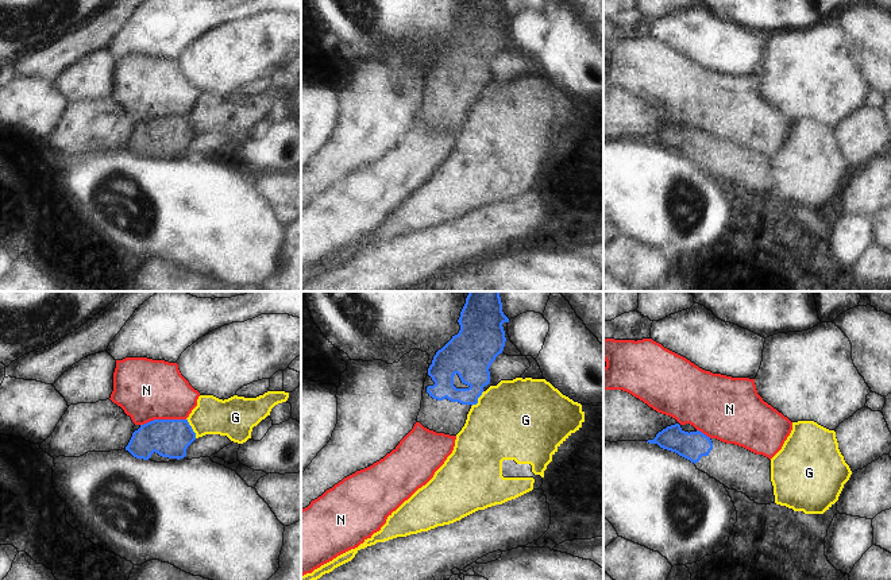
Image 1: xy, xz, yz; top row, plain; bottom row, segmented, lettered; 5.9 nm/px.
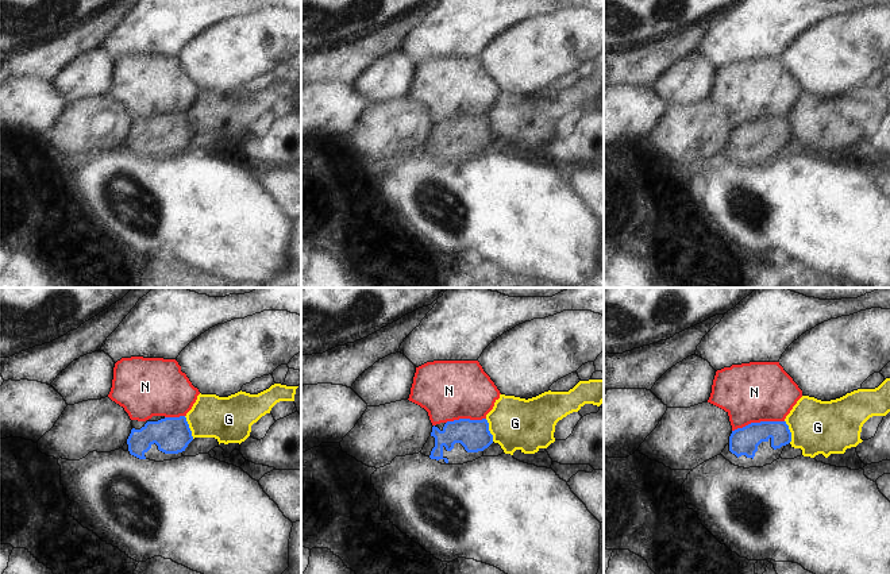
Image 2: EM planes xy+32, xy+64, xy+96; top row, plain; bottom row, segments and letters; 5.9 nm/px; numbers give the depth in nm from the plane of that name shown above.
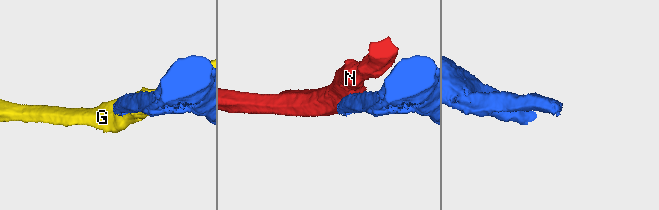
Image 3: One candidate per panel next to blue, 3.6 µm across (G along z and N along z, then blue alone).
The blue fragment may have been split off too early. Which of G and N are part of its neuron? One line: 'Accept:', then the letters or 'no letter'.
Accept: no letter

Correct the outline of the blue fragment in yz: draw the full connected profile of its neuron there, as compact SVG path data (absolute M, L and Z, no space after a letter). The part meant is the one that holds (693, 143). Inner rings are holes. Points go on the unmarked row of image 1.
M671 123L656 132L649 142L678 151L695 162L697 167L707 171L729 187L745 192L757 202L775 201L774 183L771 179L771 158L763 152L756 152L742 144L726 142L717 136L710 136L693 123Z

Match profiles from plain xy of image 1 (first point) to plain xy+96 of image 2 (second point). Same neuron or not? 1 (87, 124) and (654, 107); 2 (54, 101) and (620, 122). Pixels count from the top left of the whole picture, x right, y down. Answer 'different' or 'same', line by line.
1: different
2: same

